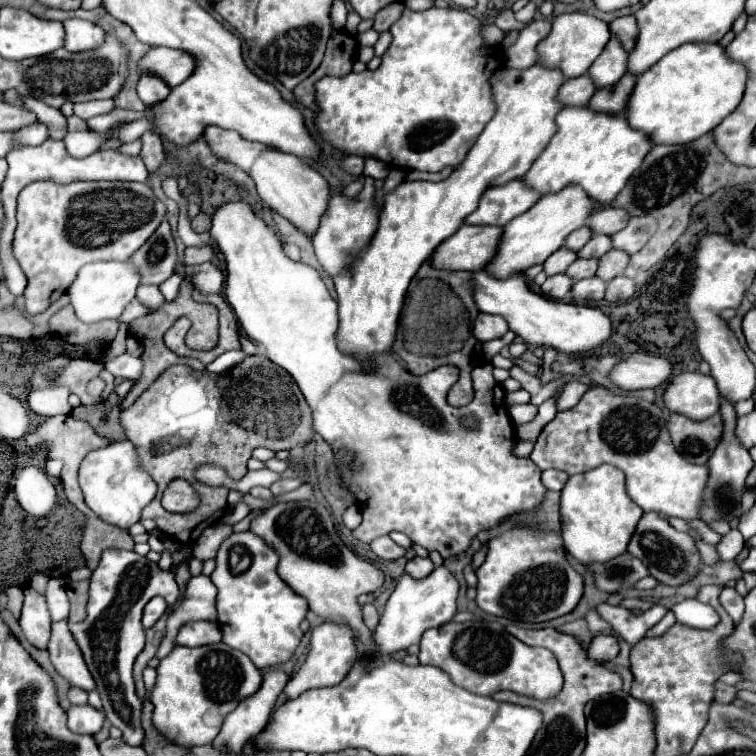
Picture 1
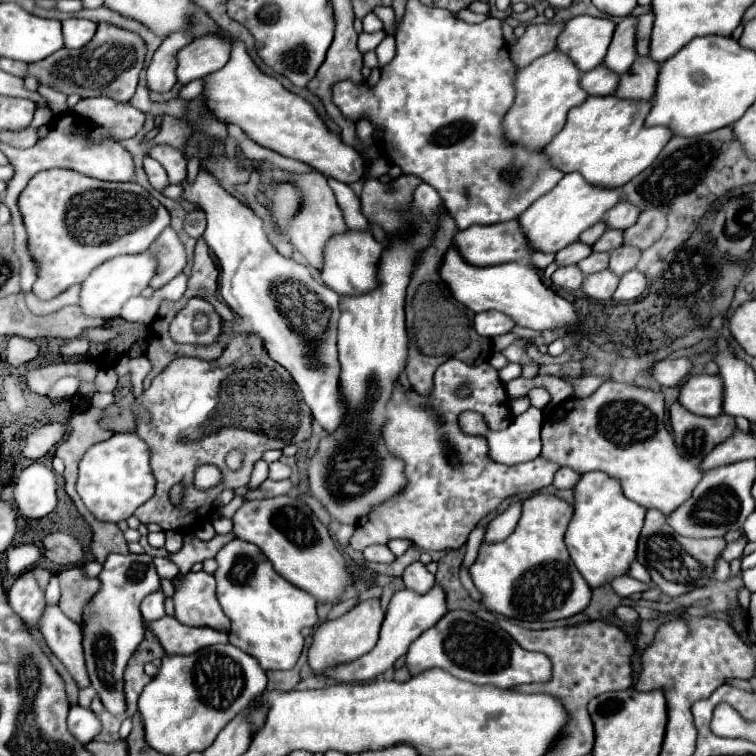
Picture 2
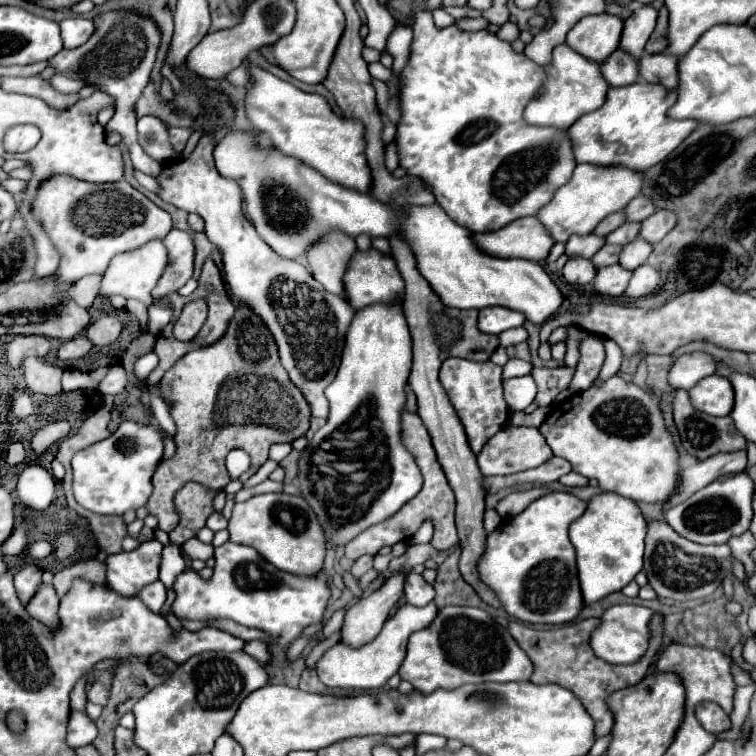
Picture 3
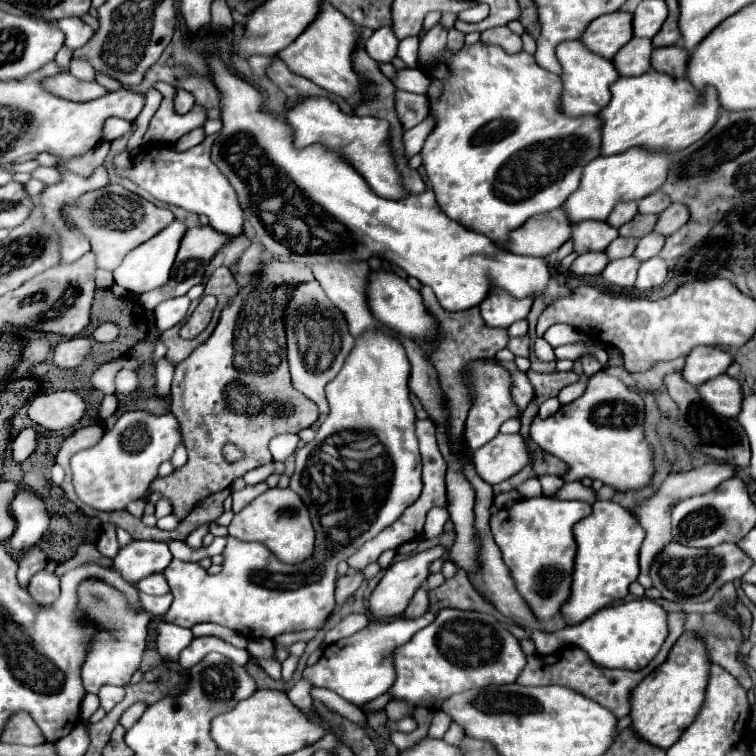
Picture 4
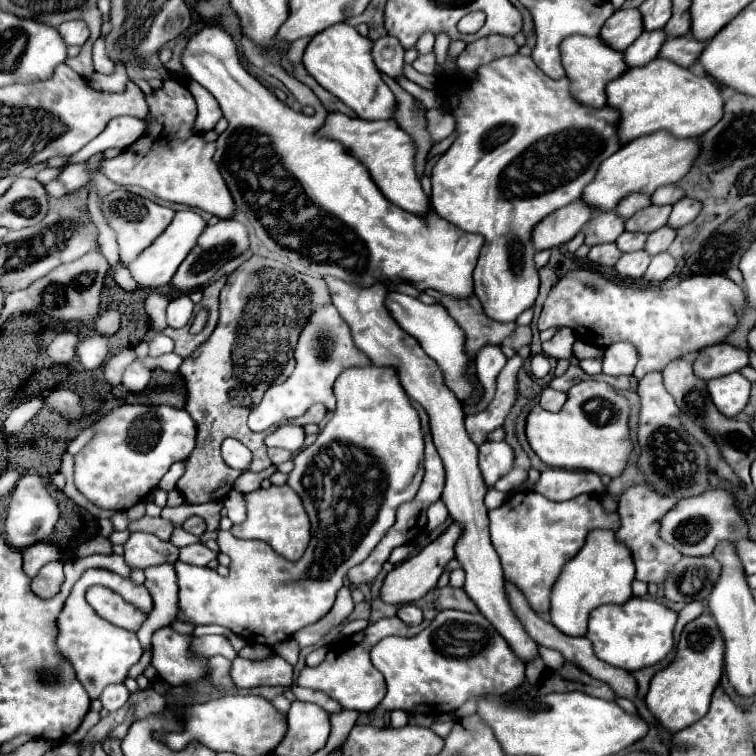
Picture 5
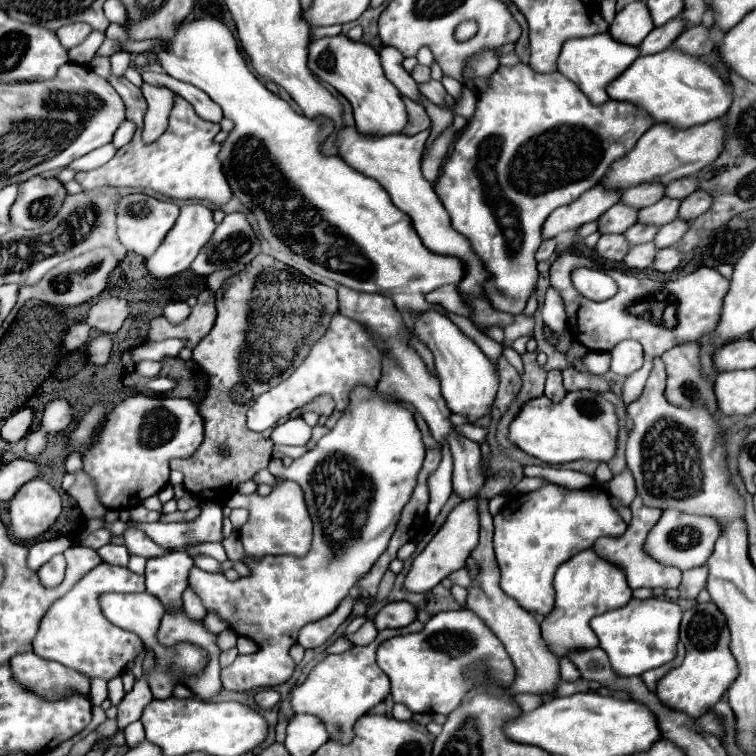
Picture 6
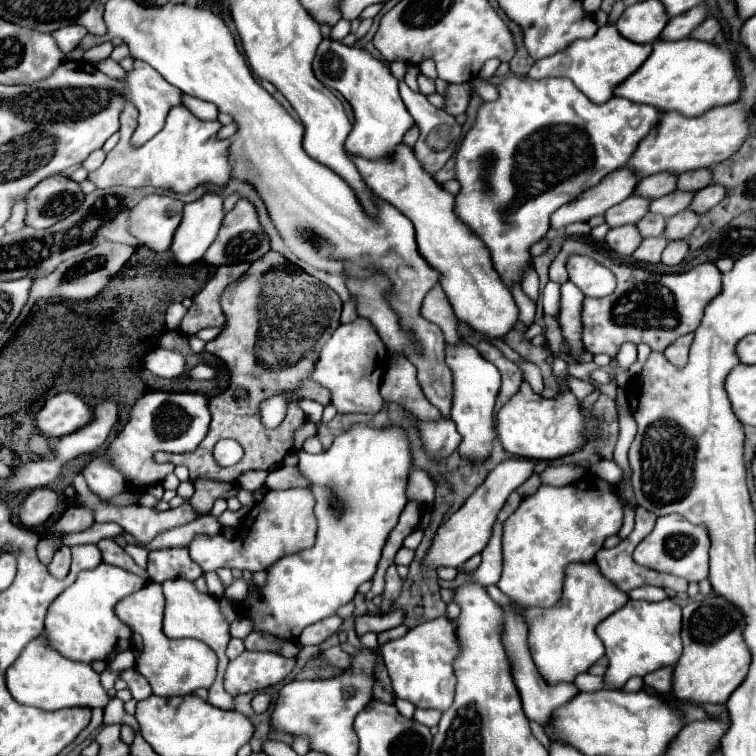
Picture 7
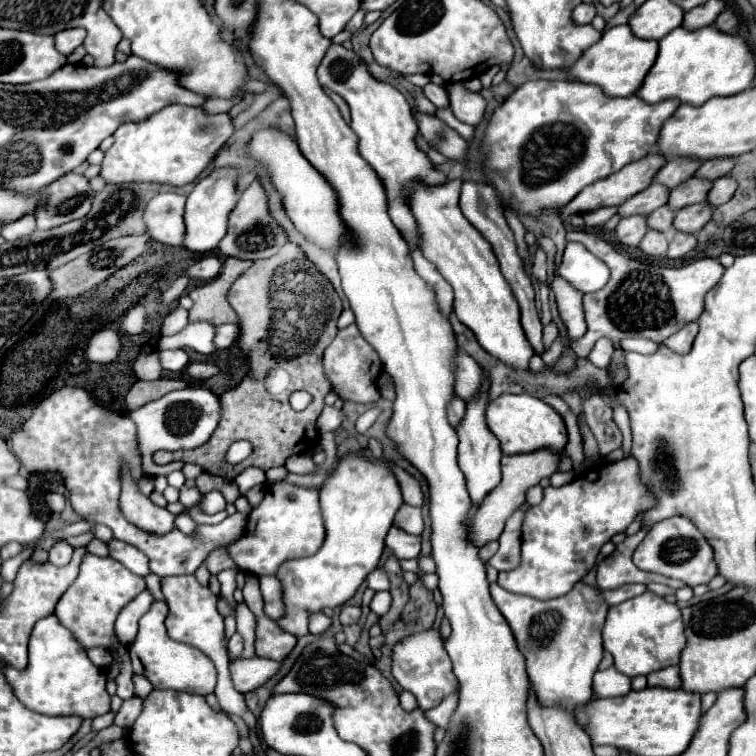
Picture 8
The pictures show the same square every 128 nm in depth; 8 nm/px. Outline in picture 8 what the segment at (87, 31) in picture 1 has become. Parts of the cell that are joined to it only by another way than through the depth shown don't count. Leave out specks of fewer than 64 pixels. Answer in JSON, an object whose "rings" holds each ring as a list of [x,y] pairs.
{"rings":[[[70,28],[70,30],[64,30],[64,32],[58,32],[54,36],[56,40],[56,50],[62,52],[64,56],[70,56],[86,38],[86,32],[84,28]]]}

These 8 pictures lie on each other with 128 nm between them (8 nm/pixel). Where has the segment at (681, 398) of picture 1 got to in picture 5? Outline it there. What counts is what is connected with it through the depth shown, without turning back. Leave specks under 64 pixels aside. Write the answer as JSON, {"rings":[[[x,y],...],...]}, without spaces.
{"rings":[[[740,372],[708,380],[708,392],[716,408],[728,418],[740,414],[746,408],[750,398],[750,386],[750,380],[746,380]]]}

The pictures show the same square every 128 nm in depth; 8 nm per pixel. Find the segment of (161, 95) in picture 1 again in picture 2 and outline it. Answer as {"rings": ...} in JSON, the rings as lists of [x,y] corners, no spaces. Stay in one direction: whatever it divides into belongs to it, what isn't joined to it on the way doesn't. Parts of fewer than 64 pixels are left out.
{"rings":[[[174,32],[162,42],[146,70],[150,90],[166,92],[176,84],[176,52],[180,52],[190,42],[192,38],[188,36],[188,32]]]}

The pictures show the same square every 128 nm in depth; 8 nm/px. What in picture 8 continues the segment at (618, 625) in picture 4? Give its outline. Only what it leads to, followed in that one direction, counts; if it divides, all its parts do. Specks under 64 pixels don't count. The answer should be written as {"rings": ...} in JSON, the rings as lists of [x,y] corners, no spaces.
{"rings":[[[644,592],[632,600],[612,606],[608,610],[602,638],[604,638],[604,648],[614,656],[616,670],[620,670],[630,678],[638,674],[646,676],[650,672],[678,664],[680,652],[686,646],[680,608],[652,592]]]}

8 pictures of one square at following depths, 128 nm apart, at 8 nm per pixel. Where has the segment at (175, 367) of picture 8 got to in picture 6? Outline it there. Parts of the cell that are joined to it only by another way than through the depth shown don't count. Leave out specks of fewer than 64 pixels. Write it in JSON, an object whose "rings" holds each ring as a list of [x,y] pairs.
{"rings":[[[146,360],[146,362],[140,362],[136,366],[136,372],[140,376],[146,376],[146,378],[156,378],[160,374],[160,370],[162,370],[162,362],[150,362],[150,360]]]}

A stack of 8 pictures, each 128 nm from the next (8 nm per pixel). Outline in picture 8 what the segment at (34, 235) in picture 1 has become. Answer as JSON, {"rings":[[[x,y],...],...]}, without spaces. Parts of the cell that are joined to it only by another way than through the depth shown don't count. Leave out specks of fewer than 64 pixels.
{"rings":[[[174,192],[158,194],[150,200],[144,212],[144,222],[150,236],[156,242],[168,246],[182,246],[186,234],[184,204],[186,204],[186,196]]]}

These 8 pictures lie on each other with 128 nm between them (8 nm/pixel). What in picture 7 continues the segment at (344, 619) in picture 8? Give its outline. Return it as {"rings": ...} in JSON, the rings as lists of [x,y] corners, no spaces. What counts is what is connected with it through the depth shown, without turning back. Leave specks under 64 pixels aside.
{"rings":[[[392,610],[388,614],[364,614],[364,616],[356,616],[355,630],[358,636],[366,634],[366,632],[382,632],[388,630],[392,626],[402,624],[404,612],[402,610]]]}

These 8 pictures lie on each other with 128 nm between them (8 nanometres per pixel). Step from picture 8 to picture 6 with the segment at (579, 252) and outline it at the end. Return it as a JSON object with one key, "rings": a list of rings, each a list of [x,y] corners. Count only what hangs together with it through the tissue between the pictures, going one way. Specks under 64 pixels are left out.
{"rings":[[[576,268],[572,272],[572,284],[582,296],[592,300],[612,298],[618,290],[616,282],[608,274],[592,268]]]}

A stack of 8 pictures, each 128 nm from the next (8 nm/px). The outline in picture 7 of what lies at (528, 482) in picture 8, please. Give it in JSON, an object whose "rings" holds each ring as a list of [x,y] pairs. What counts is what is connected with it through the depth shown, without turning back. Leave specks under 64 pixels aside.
{"rings":[[[508,458],[508,460],[500,462],[488,474],[484,484],[478,486],[476,492],[464,502],[464,506],[456,514],[452,514],[444,526],[440,526],[440,530],[434,538],[434,544],[424,558],[424,564],[430,568],[440,568],[440,566],[460,568],[468,558],[472,558],[474,554],[480,554],[486,548],[486,544],[490,542],[496,516],[502,510],[506,498],[534,474],[534,466],[536,464],[532,460],[518,460],[518,458]]]}

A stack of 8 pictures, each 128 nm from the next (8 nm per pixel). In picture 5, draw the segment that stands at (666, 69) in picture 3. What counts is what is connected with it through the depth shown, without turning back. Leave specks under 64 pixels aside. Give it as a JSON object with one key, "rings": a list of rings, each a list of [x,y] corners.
{"rings":[[[690,34],[678,36],[678,38],[668,38],[658,56],[668,58],[668,60],[684,66],[684,68],[690,68],[698,60],[704,46],[706,46],[706,42],[700,42],[700,50],[698,50],[698,40]]]}

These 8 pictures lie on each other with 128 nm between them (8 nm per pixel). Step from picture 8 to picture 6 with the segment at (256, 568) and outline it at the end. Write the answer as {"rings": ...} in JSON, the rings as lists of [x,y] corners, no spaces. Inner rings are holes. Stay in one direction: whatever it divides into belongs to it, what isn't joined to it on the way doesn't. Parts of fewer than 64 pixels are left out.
{"rings":[[[282,480],[272,488],[268,496],[258,494],[234,494],[232,506],[248,508],[250,518],[240,528],[240,540],[244,544],[246,556],[250,558],[264,558],[264,556],[280,556],[280,554],[292,554],[292,556],[304,556],[310,550],[312,544],[312,520],[304,502],[304,492],[296,482]],[[206,542],[196,544],[196,546],[190,546],[190,548],[188,548],[188,554],[190,554],[192,558],[194,558],[194,556],[207,555],[218,560],[220,563],[228,560],[221,542]]]}

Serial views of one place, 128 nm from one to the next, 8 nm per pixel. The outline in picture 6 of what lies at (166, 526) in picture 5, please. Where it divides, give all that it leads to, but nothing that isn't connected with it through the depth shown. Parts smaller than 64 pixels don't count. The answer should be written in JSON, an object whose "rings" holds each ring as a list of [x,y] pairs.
{"rings":[[[200,506],[188,510],[188,512],[174,512],[174,514],[162,514],[162,520],[164,522],[186,522],[186,520],[192,520],[200,514]]]}

